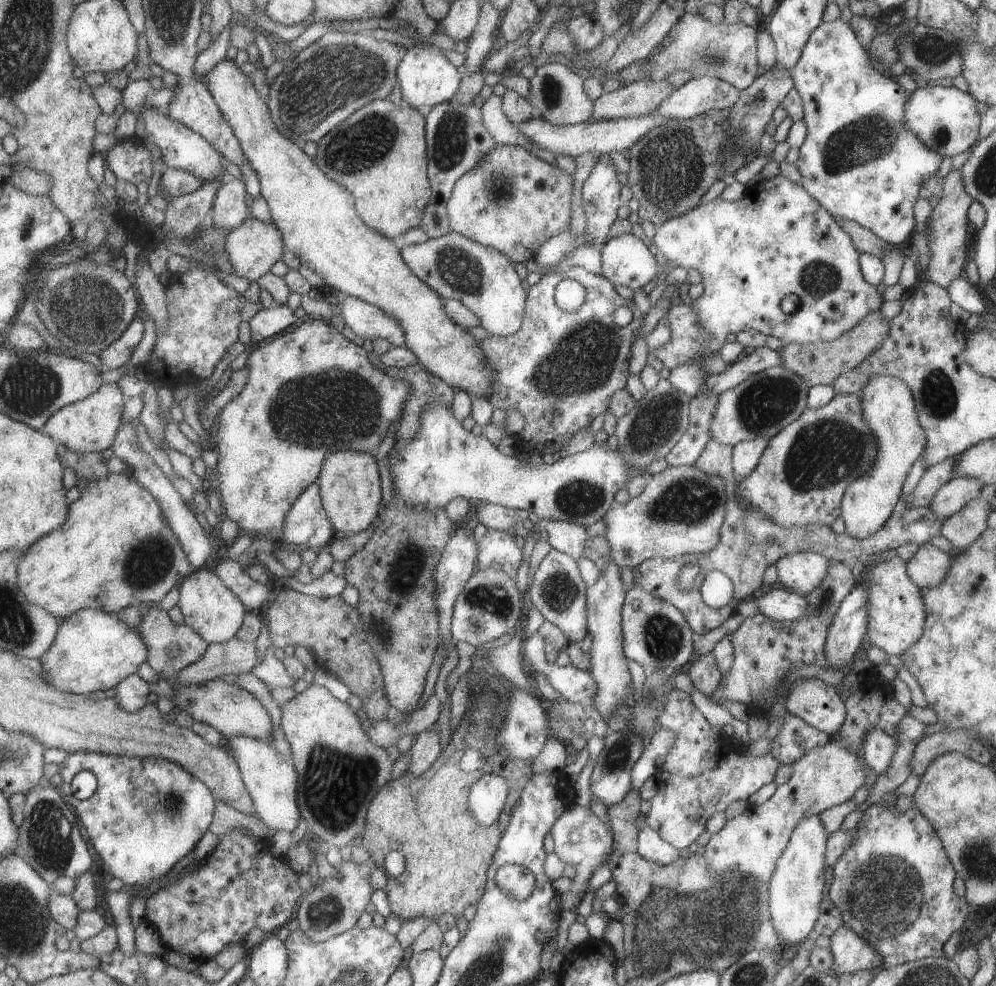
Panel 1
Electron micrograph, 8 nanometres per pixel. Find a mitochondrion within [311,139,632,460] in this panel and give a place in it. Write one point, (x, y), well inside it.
(584, 360)

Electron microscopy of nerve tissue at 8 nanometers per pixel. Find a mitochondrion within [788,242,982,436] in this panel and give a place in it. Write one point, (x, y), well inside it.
(938, 395)

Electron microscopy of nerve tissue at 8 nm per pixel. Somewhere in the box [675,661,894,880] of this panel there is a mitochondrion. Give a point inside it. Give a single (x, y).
(874, 685)

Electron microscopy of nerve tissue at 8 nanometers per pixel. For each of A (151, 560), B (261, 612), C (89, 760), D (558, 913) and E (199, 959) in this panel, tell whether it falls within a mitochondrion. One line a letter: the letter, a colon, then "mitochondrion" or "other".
A: mitochondrion
B: other
C: other
D: other
E: other

